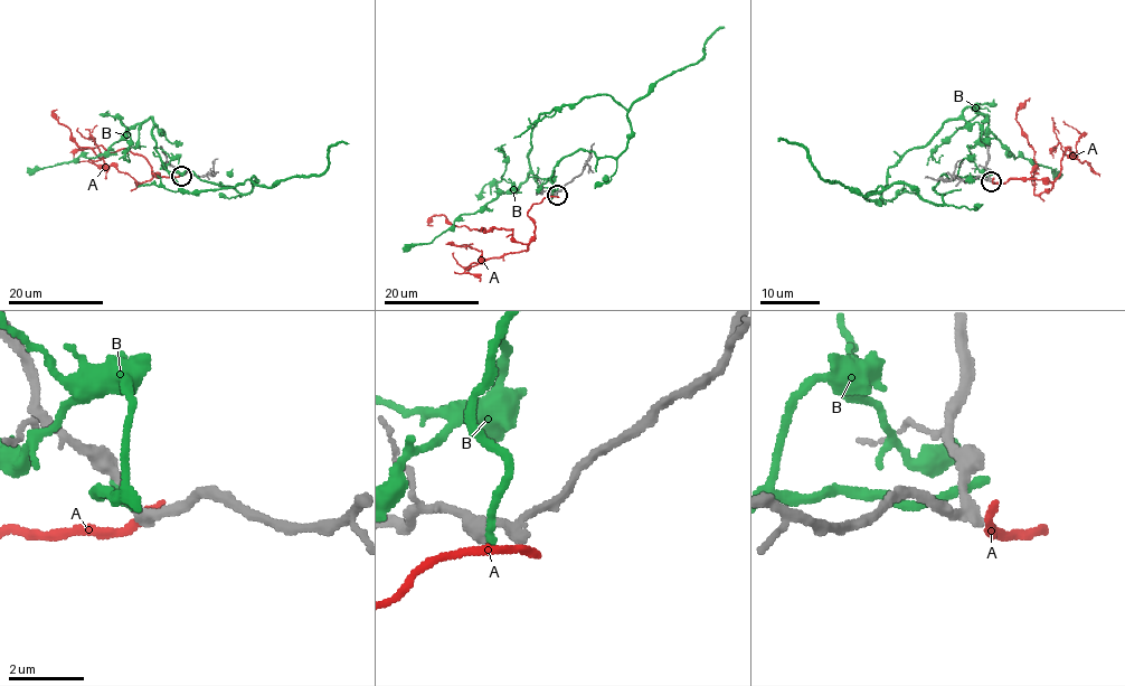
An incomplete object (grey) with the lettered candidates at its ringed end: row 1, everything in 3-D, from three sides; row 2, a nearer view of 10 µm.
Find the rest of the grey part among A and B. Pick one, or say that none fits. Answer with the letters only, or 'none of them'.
none of them

